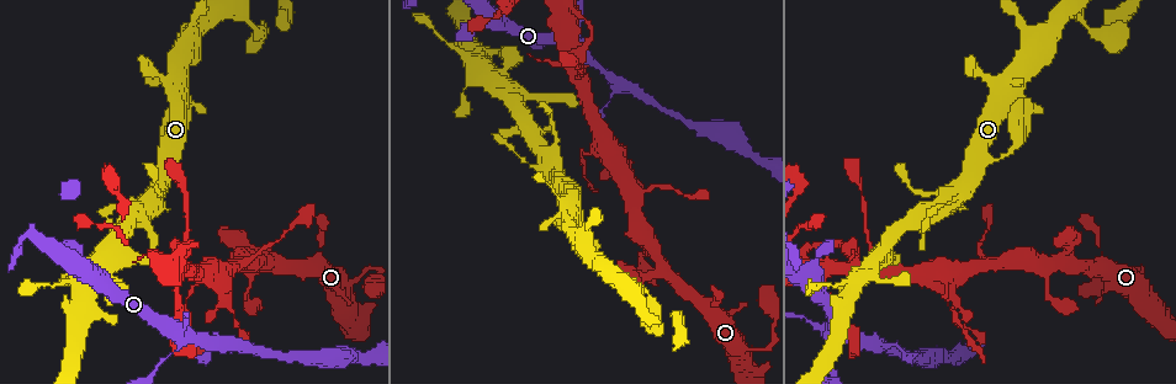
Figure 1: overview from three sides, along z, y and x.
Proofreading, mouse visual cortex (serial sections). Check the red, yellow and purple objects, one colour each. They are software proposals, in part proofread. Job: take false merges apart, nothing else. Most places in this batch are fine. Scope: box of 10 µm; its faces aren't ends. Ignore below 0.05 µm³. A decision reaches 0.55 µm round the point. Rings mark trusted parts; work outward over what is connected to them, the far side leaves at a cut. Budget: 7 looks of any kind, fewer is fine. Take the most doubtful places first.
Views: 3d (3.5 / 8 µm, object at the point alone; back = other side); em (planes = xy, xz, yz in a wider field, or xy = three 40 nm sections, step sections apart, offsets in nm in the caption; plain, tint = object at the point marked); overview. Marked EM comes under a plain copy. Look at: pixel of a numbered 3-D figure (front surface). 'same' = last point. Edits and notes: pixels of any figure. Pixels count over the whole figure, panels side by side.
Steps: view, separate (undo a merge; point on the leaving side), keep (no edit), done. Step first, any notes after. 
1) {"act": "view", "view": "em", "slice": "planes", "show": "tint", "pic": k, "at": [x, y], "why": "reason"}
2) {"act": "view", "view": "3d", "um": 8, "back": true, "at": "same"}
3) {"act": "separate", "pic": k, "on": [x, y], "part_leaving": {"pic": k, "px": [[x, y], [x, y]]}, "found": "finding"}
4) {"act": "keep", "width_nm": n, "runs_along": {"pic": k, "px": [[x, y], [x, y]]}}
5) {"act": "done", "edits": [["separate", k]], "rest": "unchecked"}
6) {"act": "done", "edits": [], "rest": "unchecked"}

{"act": "view", "view": "3d", "um": 3.5, "pic": 1, "at": [179, 339], "why": "a narrow waist"}

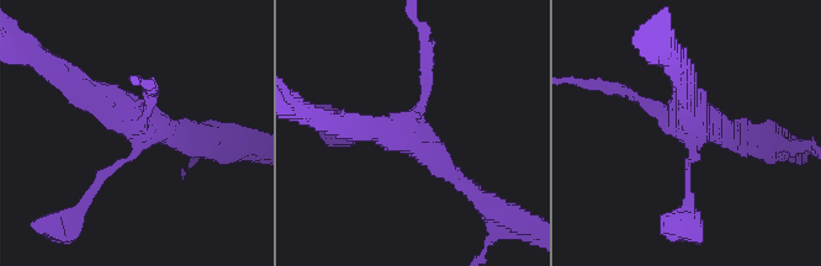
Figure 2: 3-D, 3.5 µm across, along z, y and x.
{"act": "view", "view": "em", "slice": "planes", "show": "tint", "pic": 2, "at": [139, 129]}

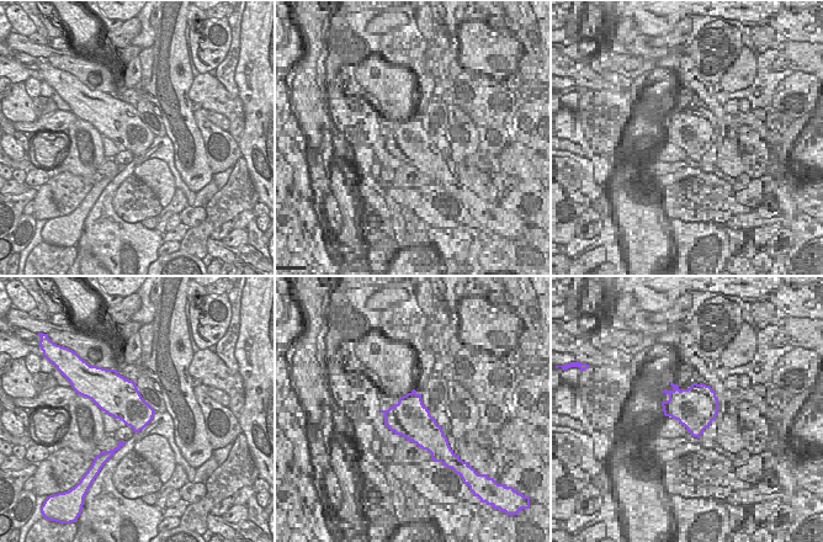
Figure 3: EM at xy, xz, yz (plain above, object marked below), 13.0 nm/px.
{"act": "keep", "found": "all the same cell"}

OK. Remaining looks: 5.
{"act": "view", "view": "em", "slice": "xy", "step": 1, "show": "tint", "pic": 1, "at": [239, 262], "why": "two arms in line, one across"}

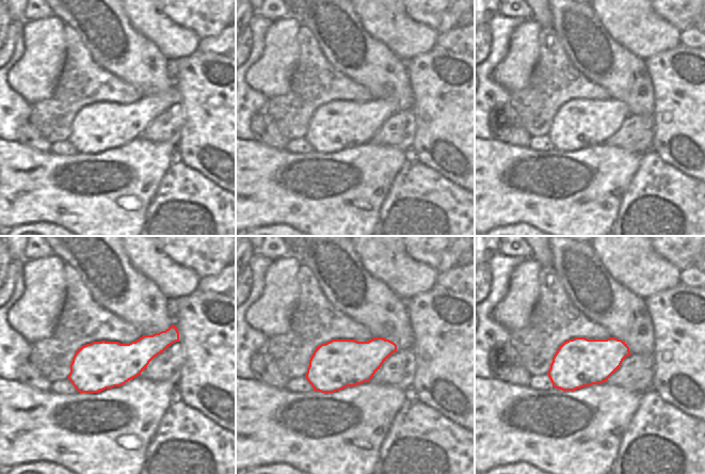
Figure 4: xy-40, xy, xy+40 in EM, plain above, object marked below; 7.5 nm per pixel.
{"act": "view", "view": "3d", "um": 3.5, "at": "same"}

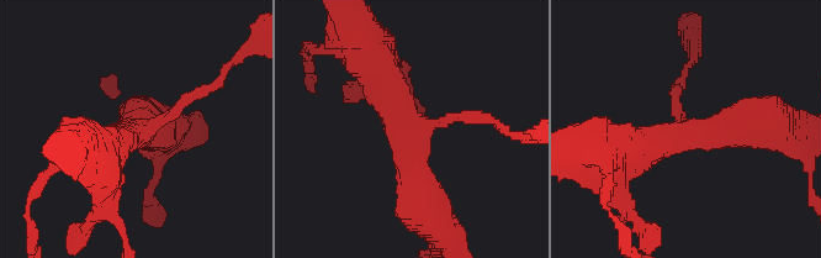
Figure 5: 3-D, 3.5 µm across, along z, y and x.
{"act": "keep", "arm_widths_nm": [150, 450, 500], "runs_along": {"pic": 5, "px": [[432, 215], [379, 73]]}, "found": "all the same cell"}

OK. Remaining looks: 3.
{"act": "view", "view": "3d", "um": 3.5, "pic": 1, "at": [190, 270], "why": "arms part here"}

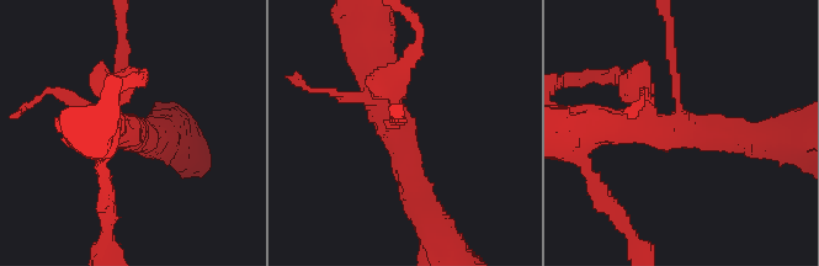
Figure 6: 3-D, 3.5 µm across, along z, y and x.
{"act": "view", "view": "em", "slice": "xy", "step": 1, "show": "tint", "pic": 6, "at": [393, 131], "why": "shape alone is not enough"}

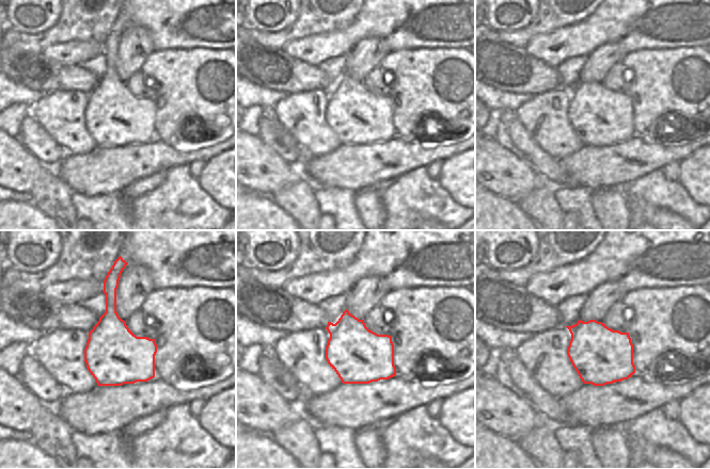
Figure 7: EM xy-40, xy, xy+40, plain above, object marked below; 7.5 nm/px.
{"act": "view", "view": "em", "slice": "xy", "step": 5, "show": "tint", "at": "same"}

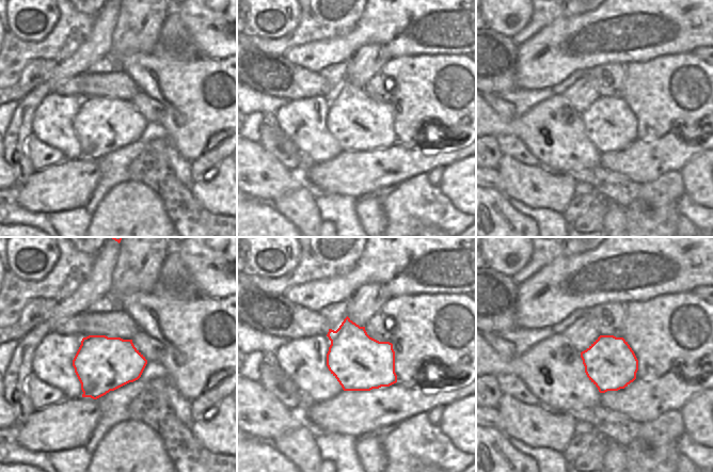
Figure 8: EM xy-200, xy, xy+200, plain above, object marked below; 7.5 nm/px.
{"act": "keep", "width_nm": 420, "runs_along": {"pic": 6, "px": [[421, 203], [376, 92], [372, 52]]}, "found": "all the same cell"}

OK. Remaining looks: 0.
{"act": "done", "edits": [], "rest": "unchecked"}

